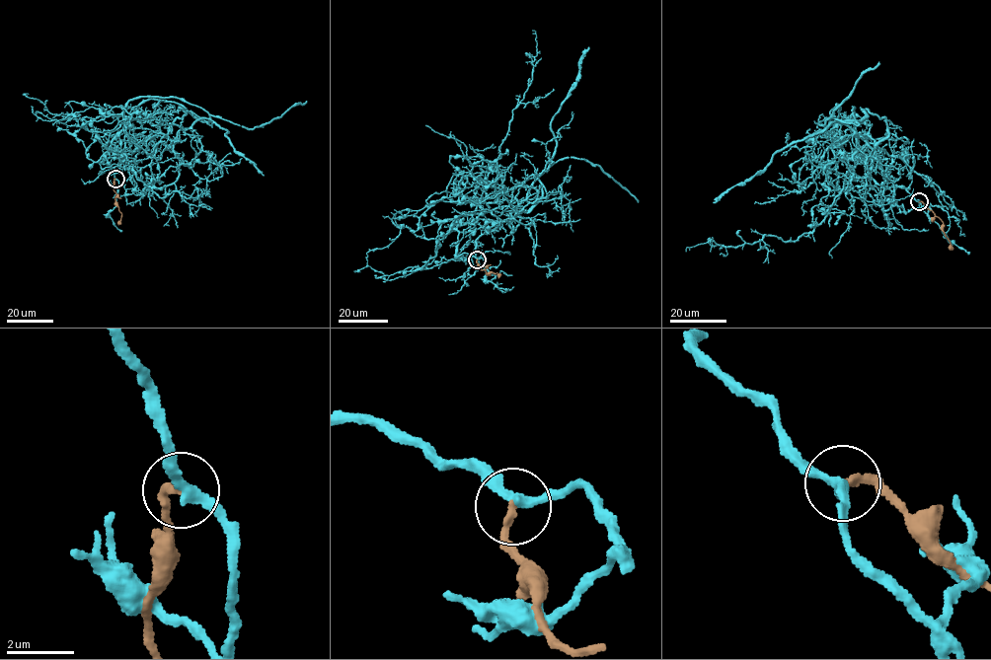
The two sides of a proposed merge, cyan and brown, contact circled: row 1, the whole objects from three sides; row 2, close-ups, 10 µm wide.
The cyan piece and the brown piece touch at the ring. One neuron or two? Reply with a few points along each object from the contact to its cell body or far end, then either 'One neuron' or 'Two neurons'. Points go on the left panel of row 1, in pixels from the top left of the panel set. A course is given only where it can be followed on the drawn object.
Course of cyan: (115, 179), (99, 160), (119, 165), (136, 148), (123, 110), (136, 98), (181, 99), (254, 128), (306, 101). Course of brown: (115, 179), (113, 187), (115, 204), (121, 215), (117, 224). Two neurons

